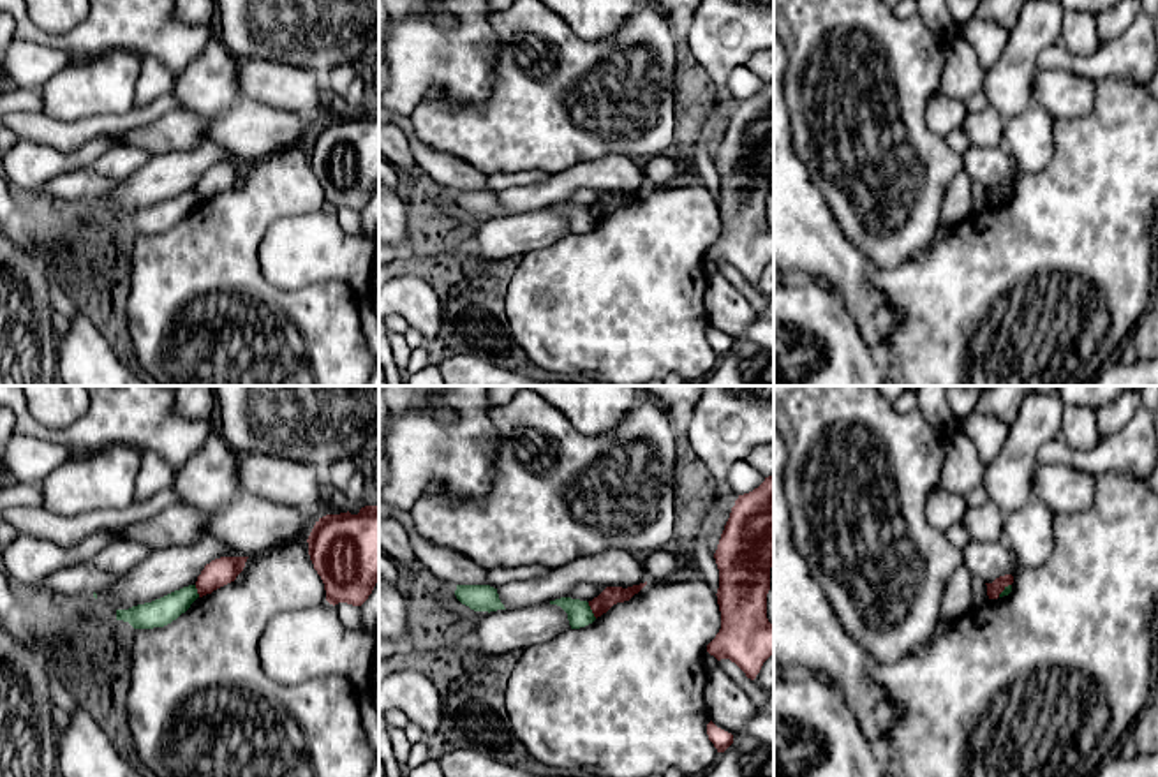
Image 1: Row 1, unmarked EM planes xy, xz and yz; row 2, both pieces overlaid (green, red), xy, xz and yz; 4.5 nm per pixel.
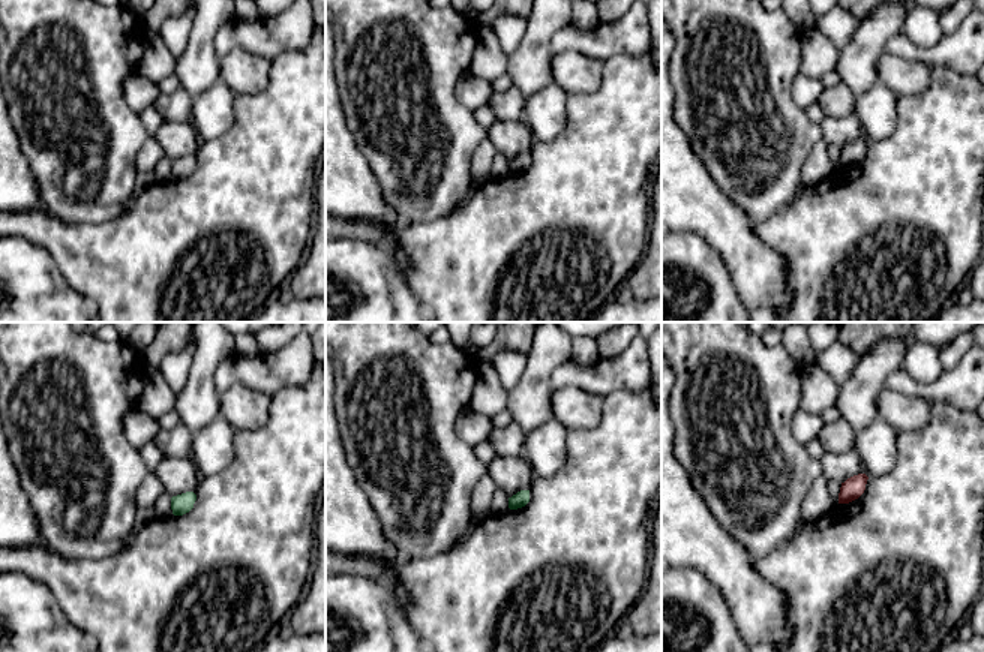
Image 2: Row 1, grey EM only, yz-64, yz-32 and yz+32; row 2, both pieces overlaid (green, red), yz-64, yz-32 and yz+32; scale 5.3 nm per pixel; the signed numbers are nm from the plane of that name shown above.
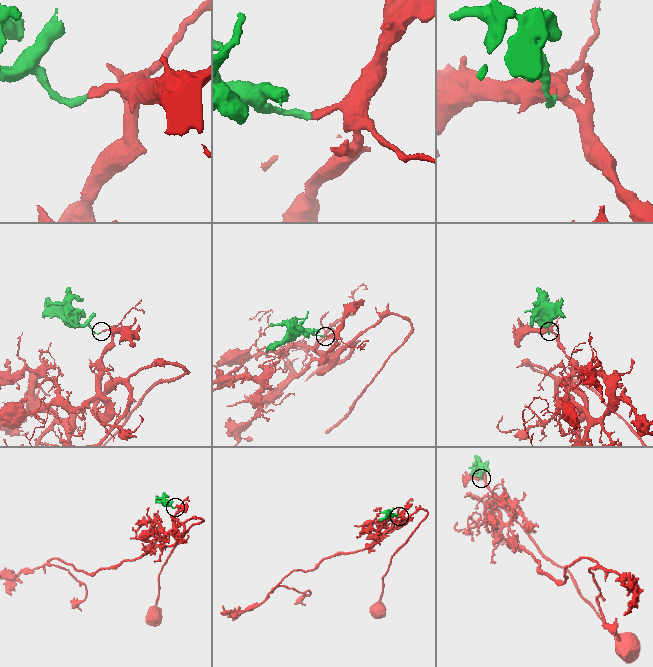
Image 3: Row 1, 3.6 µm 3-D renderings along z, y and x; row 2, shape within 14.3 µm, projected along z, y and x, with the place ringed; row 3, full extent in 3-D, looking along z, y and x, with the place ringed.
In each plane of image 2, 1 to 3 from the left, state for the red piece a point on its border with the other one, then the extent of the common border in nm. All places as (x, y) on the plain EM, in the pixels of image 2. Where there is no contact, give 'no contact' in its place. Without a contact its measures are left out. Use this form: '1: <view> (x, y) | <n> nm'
1: no contact
2: no contact
3: no contact

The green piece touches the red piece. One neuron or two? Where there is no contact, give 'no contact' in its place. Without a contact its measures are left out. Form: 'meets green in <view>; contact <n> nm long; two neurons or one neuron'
meets green in xz; contact 80 nm long; two neurons

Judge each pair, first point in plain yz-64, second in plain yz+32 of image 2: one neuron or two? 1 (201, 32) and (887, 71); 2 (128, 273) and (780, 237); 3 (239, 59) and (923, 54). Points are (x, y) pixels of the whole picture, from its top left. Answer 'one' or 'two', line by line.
1: two
2: one
3: two

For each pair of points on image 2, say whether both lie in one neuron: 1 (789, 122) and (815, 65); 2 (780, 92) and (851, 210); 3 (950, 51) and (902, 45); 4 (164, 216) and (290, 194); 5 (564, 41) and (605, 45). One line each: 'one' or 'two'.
1: two
2: two
3: one
4: one
5: one

